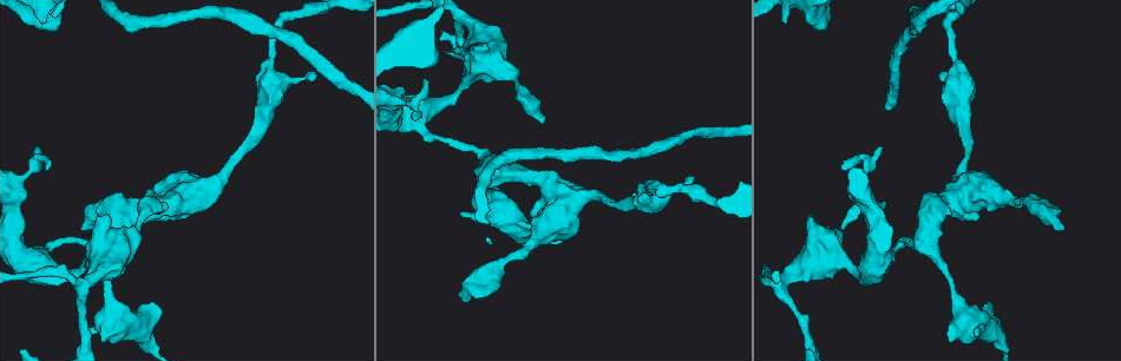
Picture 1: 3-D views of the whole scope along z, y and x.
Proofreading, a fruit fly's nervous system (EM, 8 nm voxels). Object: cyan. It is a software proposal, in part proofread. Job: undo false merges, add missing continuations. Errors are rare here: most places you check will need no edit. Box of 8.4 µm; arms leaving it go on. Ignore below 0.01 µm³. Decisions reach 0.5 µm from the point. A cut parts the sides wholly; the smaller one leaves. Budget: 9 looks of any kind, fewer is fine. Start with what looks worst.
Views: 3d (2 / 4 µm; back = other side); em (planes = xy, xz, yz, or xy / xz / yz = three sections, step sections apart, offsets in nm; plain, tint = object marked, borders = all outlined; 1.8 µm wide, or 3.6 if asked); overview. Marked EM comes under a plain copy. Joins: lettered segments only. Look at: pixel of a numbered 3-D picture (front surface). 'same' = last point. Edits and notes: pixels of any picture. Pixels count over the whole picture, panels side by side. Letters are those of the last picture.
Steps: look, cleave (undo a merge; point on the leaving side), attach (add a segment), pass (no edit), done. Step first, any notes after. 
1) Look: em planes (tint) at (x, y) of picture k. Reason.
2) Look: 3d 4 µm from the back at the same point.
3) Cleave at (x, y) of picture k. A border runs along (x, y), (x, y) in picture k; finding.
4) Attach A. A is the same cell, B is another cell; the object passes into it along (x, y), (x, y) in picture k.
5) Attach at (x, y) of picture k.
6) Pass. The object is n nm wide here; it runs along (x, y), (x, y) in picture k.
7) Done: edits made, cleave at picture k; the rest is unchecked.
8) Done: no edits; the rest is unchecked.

Look: 3d 4 µm at (424, 80) of picture 1. Tapers out.

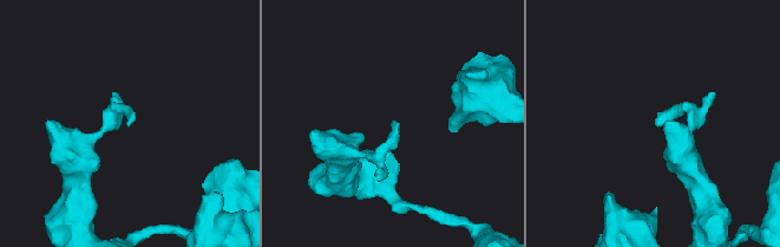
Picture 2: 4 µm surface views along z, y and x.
Look: em planes (borders) at (393, 122) of picture 2. Now the EM.

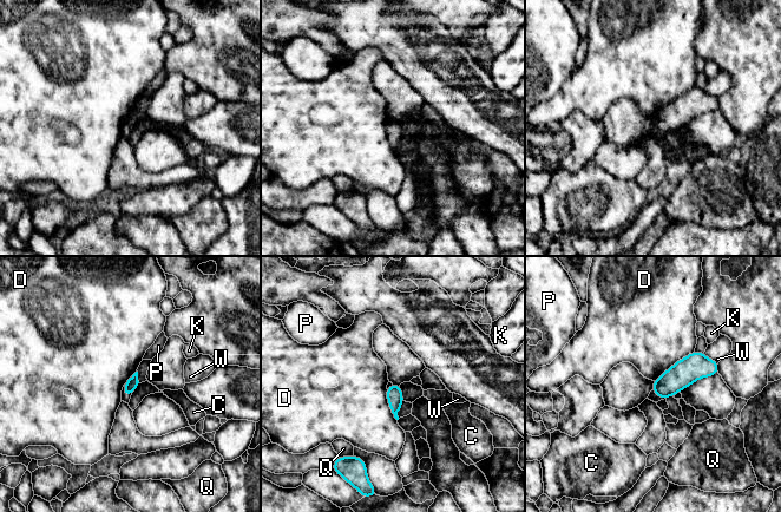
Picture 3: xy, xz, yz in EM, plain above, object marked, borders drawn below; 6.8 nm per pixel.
Pass. C, D, K, P, Q and W are other cells; a border runs along (694, 350), (677, 360), (654, 381) in picture 3; no lettered segment goes on from it.

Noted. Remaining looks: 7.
Look: 3d 4 µm at (980, 332) of picture 1. Free end.

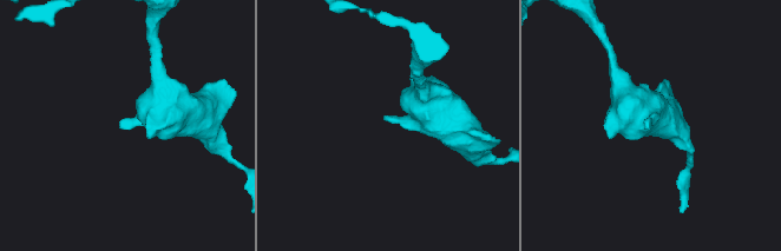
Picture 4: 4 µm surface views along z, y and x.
Look: em 3.6 µm xz step 16 (tint) at (121, 125) of picture 4.

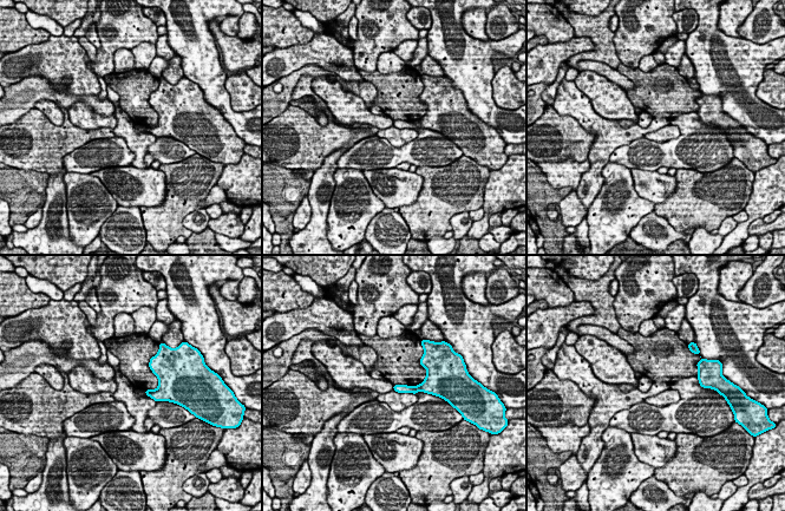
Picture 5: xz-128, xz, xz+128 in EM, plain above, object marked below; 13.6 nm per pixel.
Look: em 3.6 µm xz step 16 (borders) at the same point.

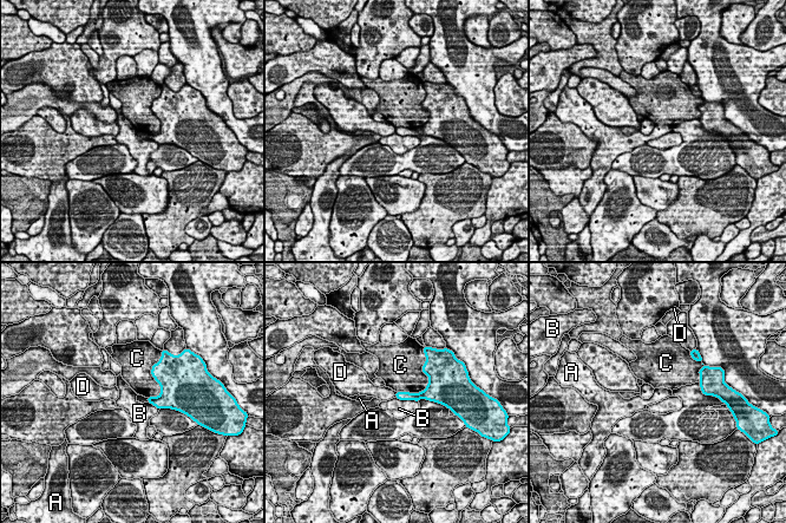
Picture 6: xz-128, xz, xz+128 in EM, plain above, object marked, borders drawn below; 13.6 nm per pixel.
Pass. The longest contact is with C, 500 nm; A, B, C and D are other cells; none of them fits.

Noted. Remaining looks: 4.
Look: em xy step 4 (borders) at (166, 205) of picture 1. An open end.

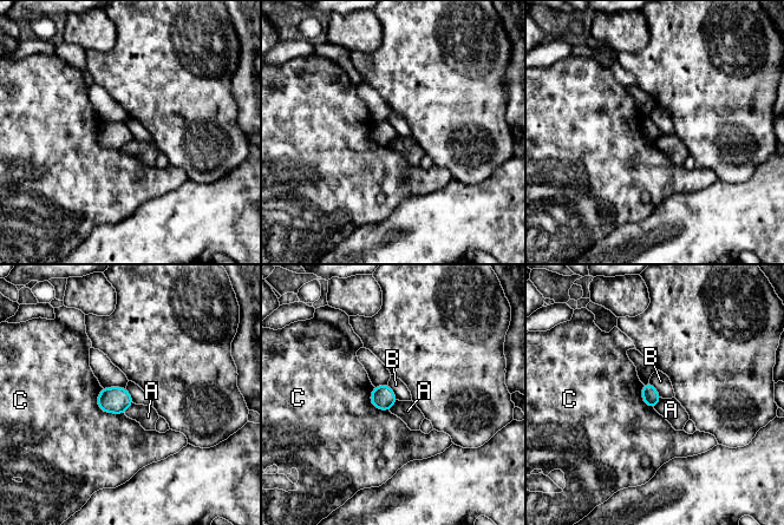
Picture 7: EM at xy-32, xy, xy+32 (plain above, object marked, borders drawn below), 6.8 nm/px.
Look: em planes (borders) at the same point.

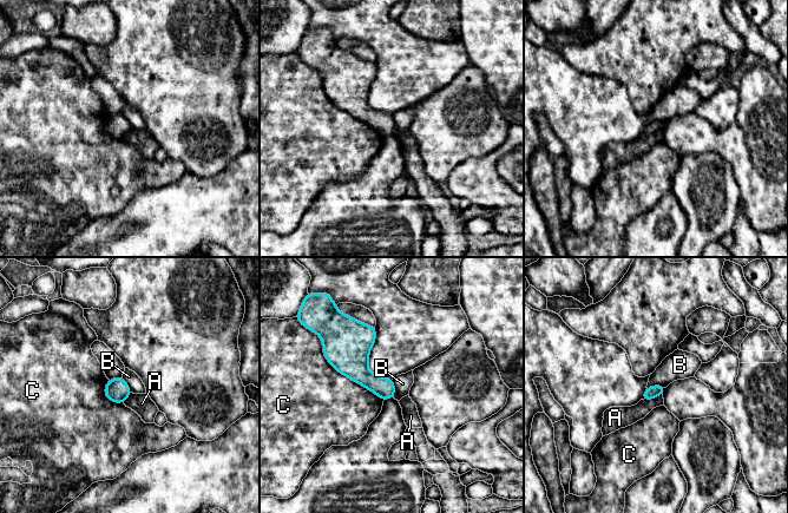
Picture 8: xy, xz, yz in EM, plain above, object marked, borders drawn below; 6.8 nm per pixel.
Pass. A, B and C are other cells; a border runs along (392, 379), (394, 398) in picture 8; none of them fits.

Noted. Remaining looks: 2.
Look: em planes (tint) at (834, 258) of picture 1. Sudden change in width.

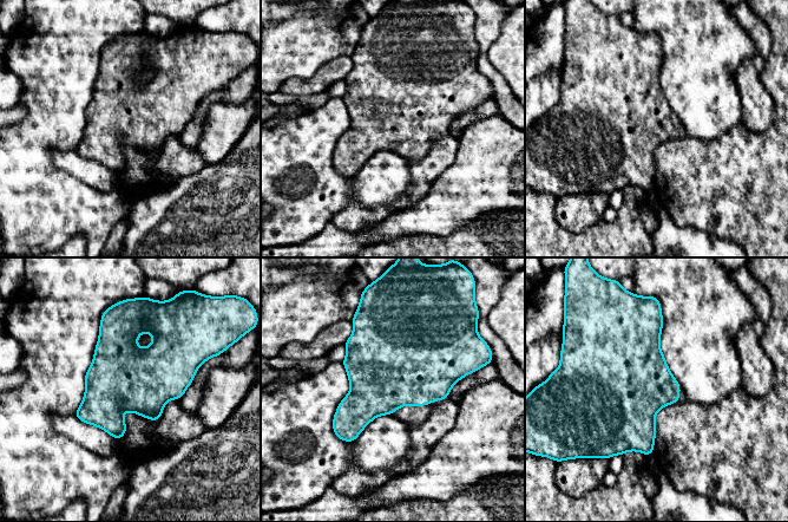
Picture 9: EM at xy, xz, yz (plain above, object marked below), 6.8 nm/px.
Look: em planes (borders) at the same point.

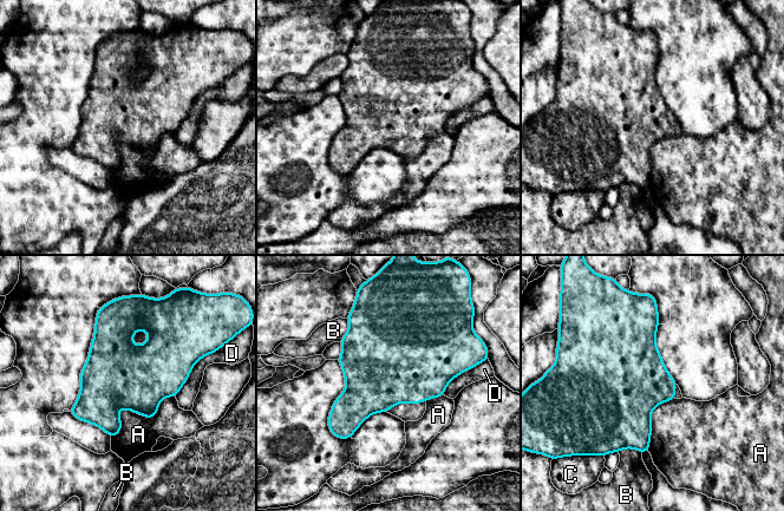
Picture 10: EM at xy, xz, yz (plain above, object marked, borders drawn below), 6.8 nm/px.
Pass. The longest contact is with A, 500 nm; A, B, C and D are other cells; a border runs along (175, 397), (111, 437) in picture 10; one neuron here.

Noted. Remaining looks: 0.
Done: no edits; the rest is unchecked.

